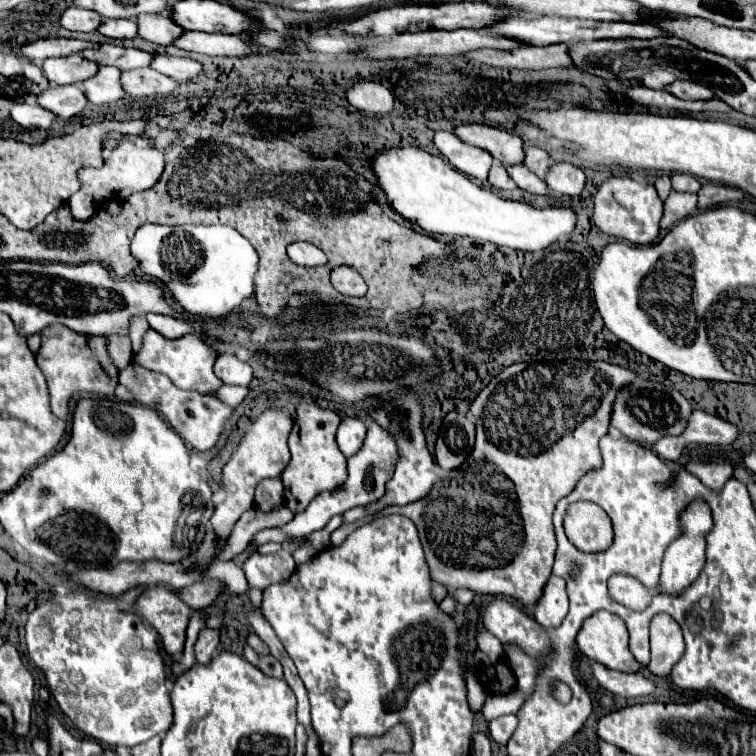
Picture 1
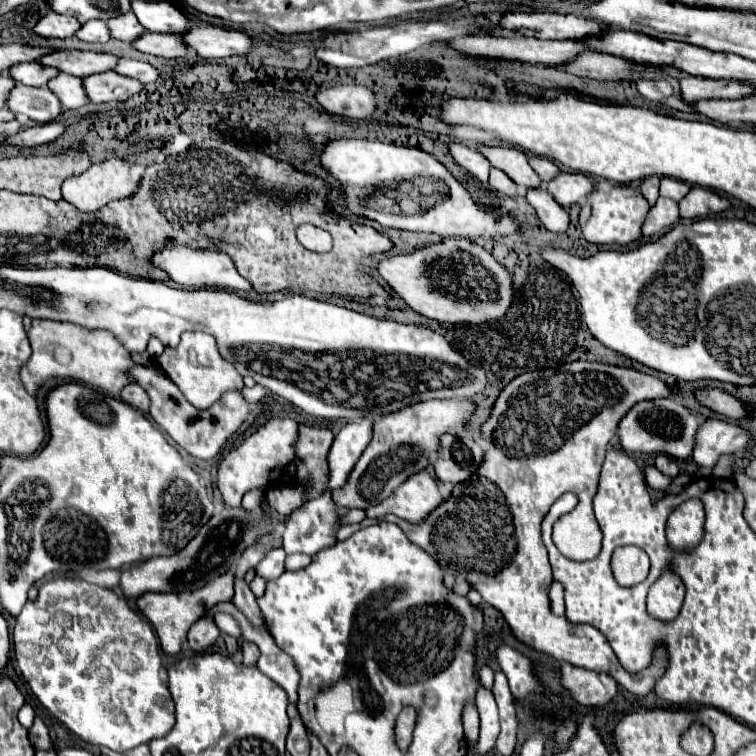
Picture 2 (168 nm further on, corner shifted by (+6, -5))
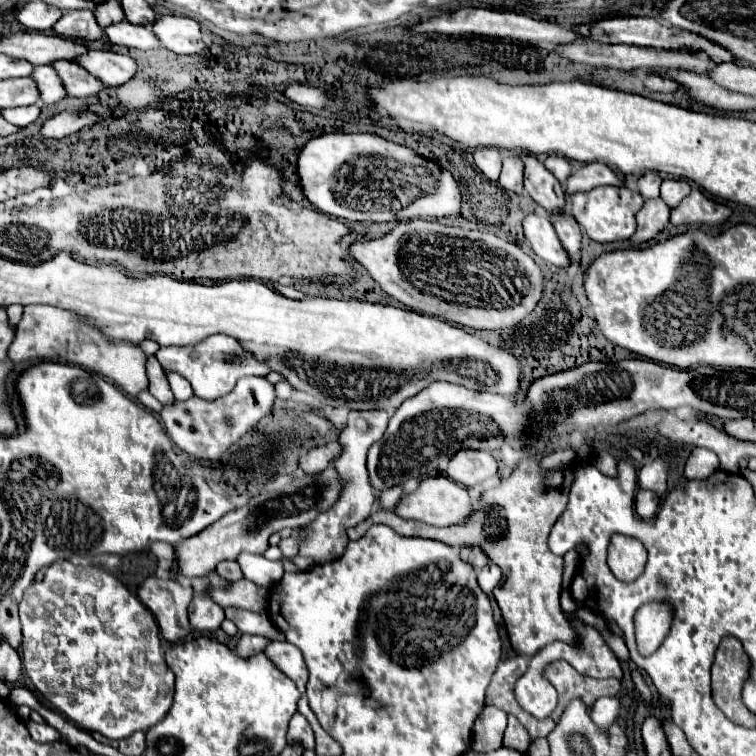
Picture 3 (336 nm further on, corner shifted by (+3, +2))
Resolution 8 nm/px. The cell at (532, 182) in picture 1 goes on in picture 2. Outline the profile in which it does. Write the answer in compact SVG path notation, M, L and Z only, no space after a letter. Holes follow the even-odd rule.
M538 188L538 190L528 190L526 192L526 198L528 202L532 204L532 208L536 210L540 222L544 224L544 228L548 232L556 232L556 234L564 234L570 226L570 220L568 220L568 212L544 190L544 188Z

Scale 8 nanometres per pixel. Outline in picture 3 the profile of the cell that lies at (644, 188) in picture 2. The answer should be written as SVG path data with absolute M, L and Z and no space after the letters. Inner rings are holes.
M645 173L641 175L637 187L639 187L639 193L645 197L645 199L655 199L659 197L659 187L661 187L661 181L663 177L659 173Z

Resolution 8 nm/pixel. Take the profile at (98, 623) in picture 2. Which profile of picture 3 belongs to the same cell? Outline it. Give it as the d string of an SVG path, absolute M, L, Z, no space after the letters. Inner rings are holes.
M69 561L49 565L45 577L25 589L19 603L19 617L23 625L21 655L27 677L79 729L97 731L109 739L123 739L157 725L171 709L175 679L165 663L159 625L151 611L103 567L77 567Z

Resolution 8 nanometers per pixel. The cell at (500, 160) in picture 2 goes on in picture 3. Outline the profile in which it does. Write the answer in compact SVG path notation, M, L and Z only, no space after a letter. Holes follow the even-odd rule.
M519 155L525 163L525 191L549 213L563 211L565 207L565 193L561 183L545 169L545 165L535 159L533 155Z

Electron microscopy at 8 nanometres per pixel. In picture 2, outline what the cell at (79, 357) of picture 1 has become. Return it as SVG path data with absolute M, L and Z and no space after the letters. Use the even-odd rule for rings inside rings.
M34 318L28 330L28 340L32 346L32 354L20 368L20 378L24 388L32 396L46 380L80 380L82 384L102 388L114 398L120 396L124 386L134 382L134 378L130 376L130 368L134 366L132 354L110 330L90 330L72 322Z

